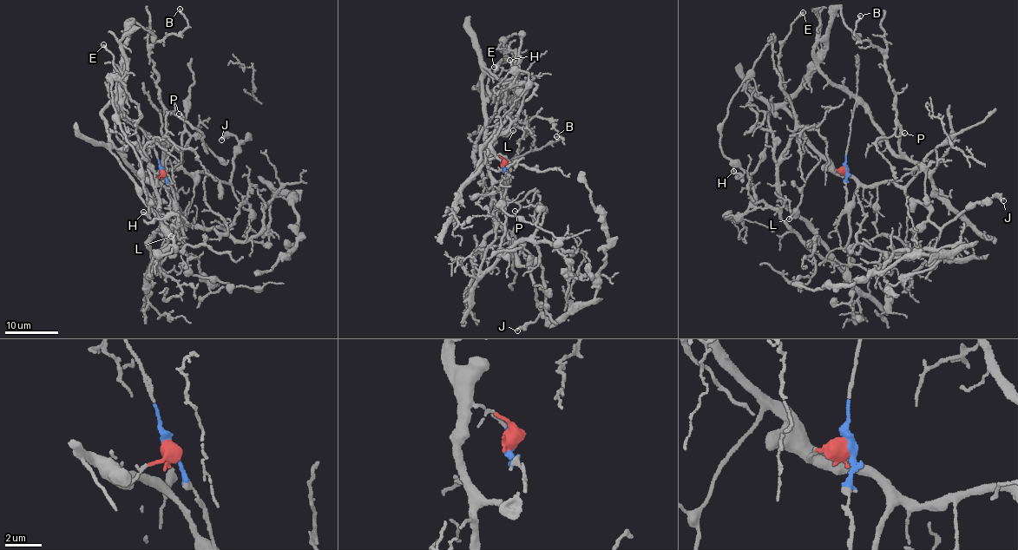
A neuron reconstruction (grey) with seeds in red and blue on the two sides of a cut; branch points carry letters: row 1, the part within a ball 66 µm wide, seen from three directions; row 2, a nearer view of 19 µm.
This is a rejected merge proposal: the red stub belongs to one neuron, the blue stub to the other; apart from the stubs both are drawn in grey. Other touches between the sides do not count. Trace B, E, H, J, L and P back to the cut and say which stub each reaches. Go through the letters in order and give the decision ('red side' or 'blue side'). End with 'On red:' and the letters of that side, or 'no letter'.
B: blue side
E: red side
H: red side
J: red side
L: red side
P: blue side
On red: E, H, J, L

